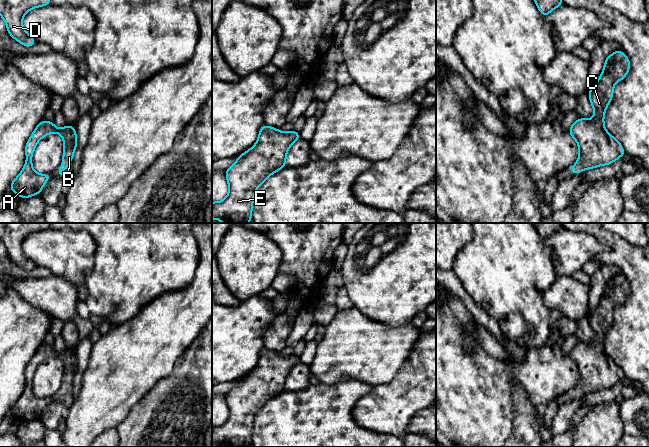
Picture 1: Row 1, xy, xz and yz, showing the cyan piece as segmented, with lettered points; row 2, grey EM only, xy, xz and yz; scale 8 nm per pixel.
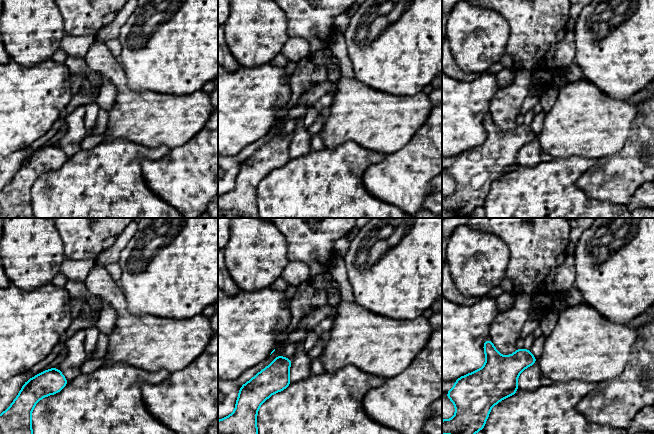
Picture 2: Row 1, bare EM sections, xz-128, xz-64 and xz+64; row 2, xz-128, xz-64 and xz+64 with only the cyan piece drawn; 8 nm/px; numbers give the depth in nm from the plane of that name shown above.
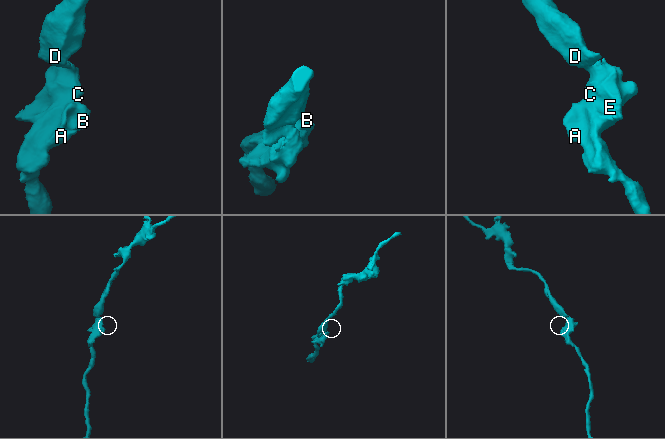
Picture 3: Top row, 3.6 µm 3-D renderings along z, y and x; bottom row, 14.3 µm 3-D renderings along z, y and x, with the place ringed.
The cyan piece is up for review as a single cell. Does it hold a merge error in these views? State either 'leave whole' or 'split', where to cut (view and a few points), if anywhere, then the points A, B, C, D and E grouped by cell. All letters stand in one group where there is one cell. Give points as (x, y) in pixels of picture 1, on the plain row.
leave whole; cut none; groups A B C D E

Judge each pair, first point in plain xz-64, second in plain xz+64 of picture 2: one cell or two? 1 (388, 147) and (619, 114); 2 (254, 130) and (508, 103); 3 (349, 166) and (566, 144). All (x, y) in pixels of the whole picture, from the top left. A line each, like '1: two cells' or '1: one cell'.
1: one cell
2: two cells
3: two cells

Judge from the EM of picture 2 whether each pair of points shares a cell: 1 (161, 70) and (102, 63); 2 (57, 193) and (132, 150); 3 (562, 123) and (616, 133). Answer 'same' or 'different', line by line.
1: different
2: same
3: same

